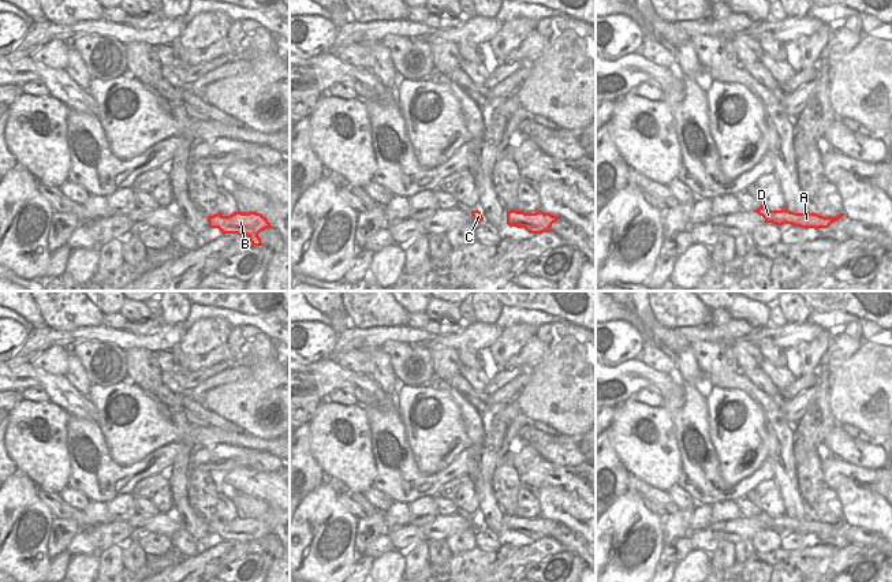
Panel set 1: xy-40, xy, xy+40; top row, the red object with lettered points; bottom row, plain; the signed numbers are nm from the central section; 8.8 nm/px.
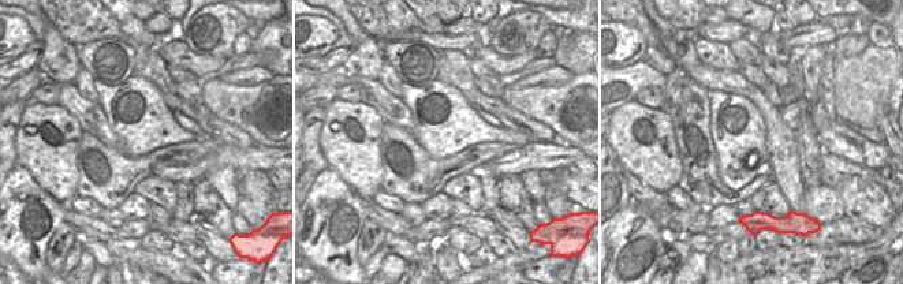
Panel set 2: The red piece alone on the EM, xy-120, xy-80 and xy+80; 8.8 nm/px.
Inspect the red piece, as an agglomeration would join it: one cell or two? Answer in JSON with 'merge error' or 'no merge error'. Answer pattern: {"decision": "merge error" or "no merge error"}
{"decision": "no merge error"}

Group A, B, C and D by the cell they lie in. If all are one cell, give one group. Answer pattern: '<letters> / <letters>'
A B C D

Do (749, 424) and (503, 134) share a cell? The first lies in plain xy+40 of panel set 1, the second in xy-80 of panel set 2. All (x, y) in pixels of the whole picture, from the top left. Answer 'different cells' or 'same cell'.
same cell

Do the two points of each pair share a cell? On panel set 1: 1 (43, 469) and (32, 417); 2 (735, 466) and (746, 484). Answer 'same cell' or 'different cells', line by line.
1: same cell
2: different cells

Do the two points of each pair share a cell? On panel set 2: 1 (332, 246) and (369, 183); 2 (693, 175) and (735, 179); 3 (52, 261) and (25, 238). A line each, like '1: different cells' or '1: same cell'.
1: different cells
2: different cells
3: different cells

